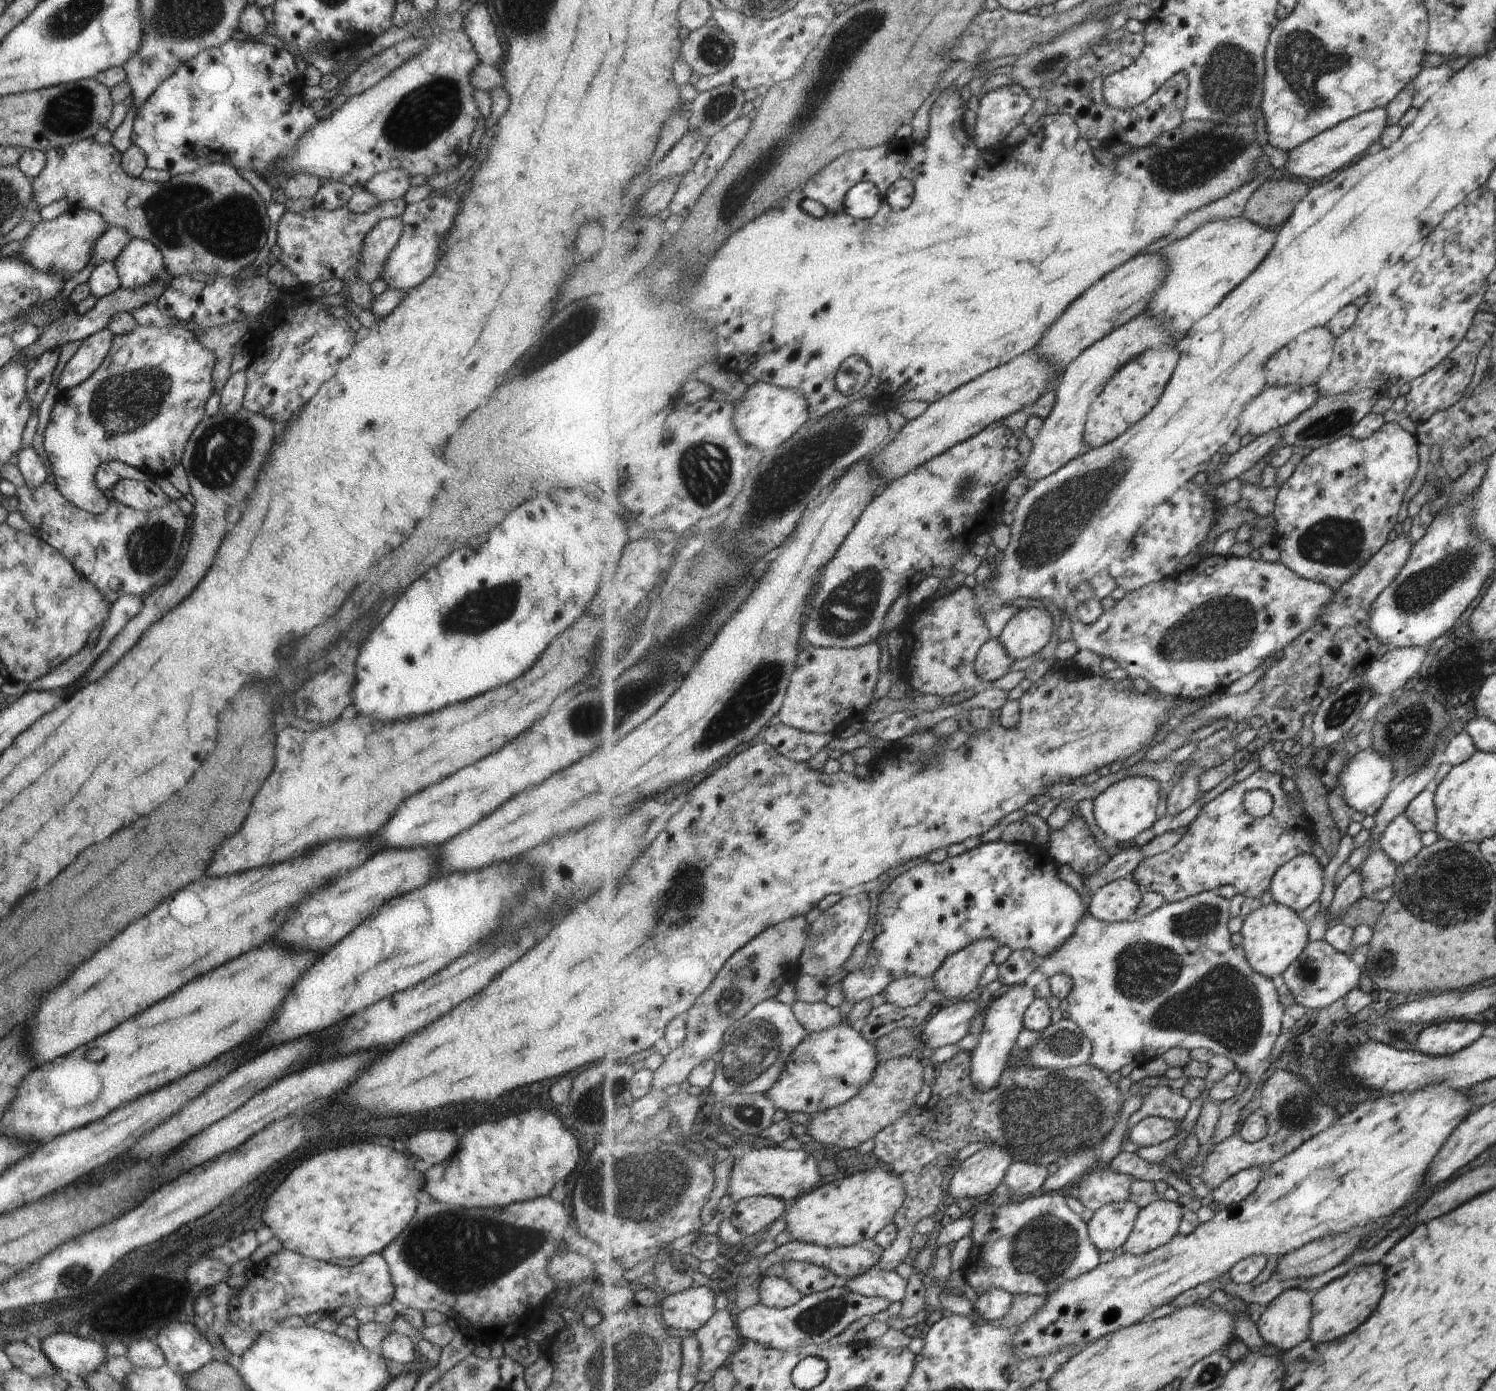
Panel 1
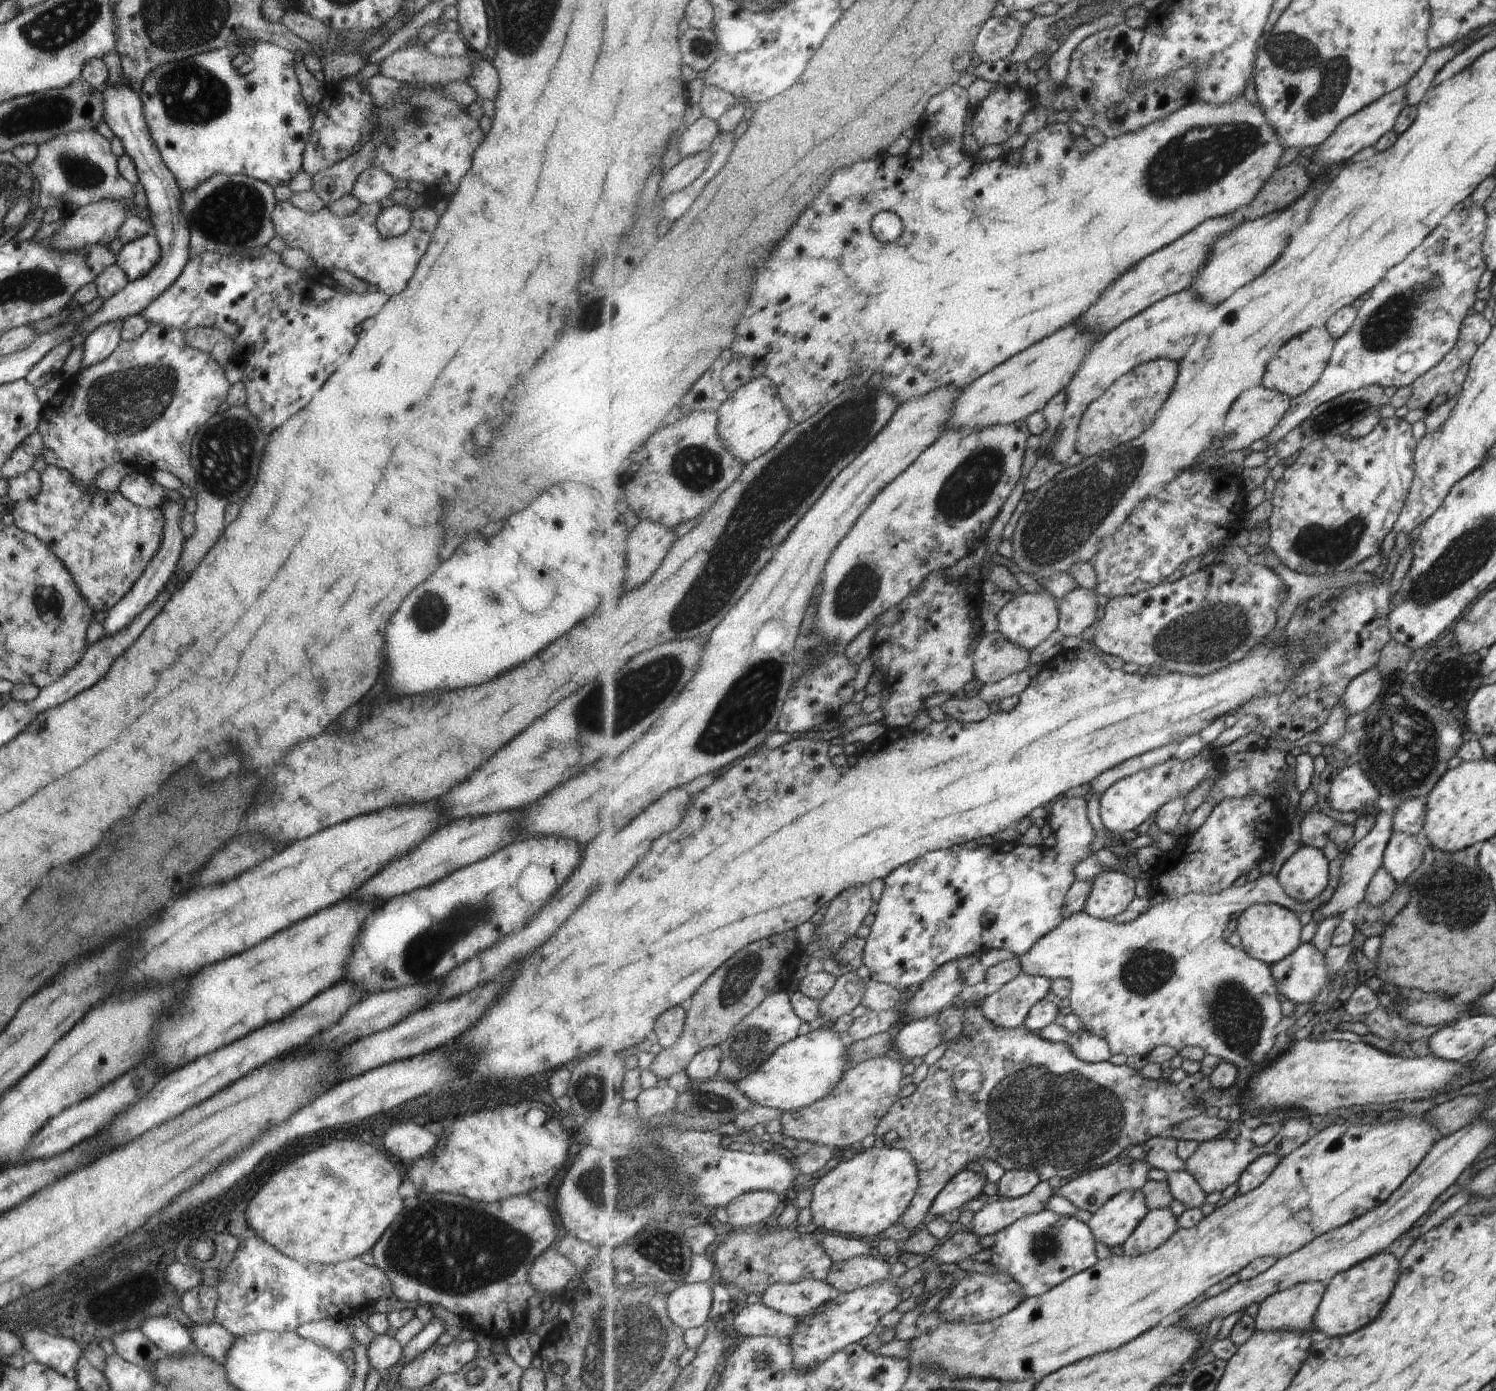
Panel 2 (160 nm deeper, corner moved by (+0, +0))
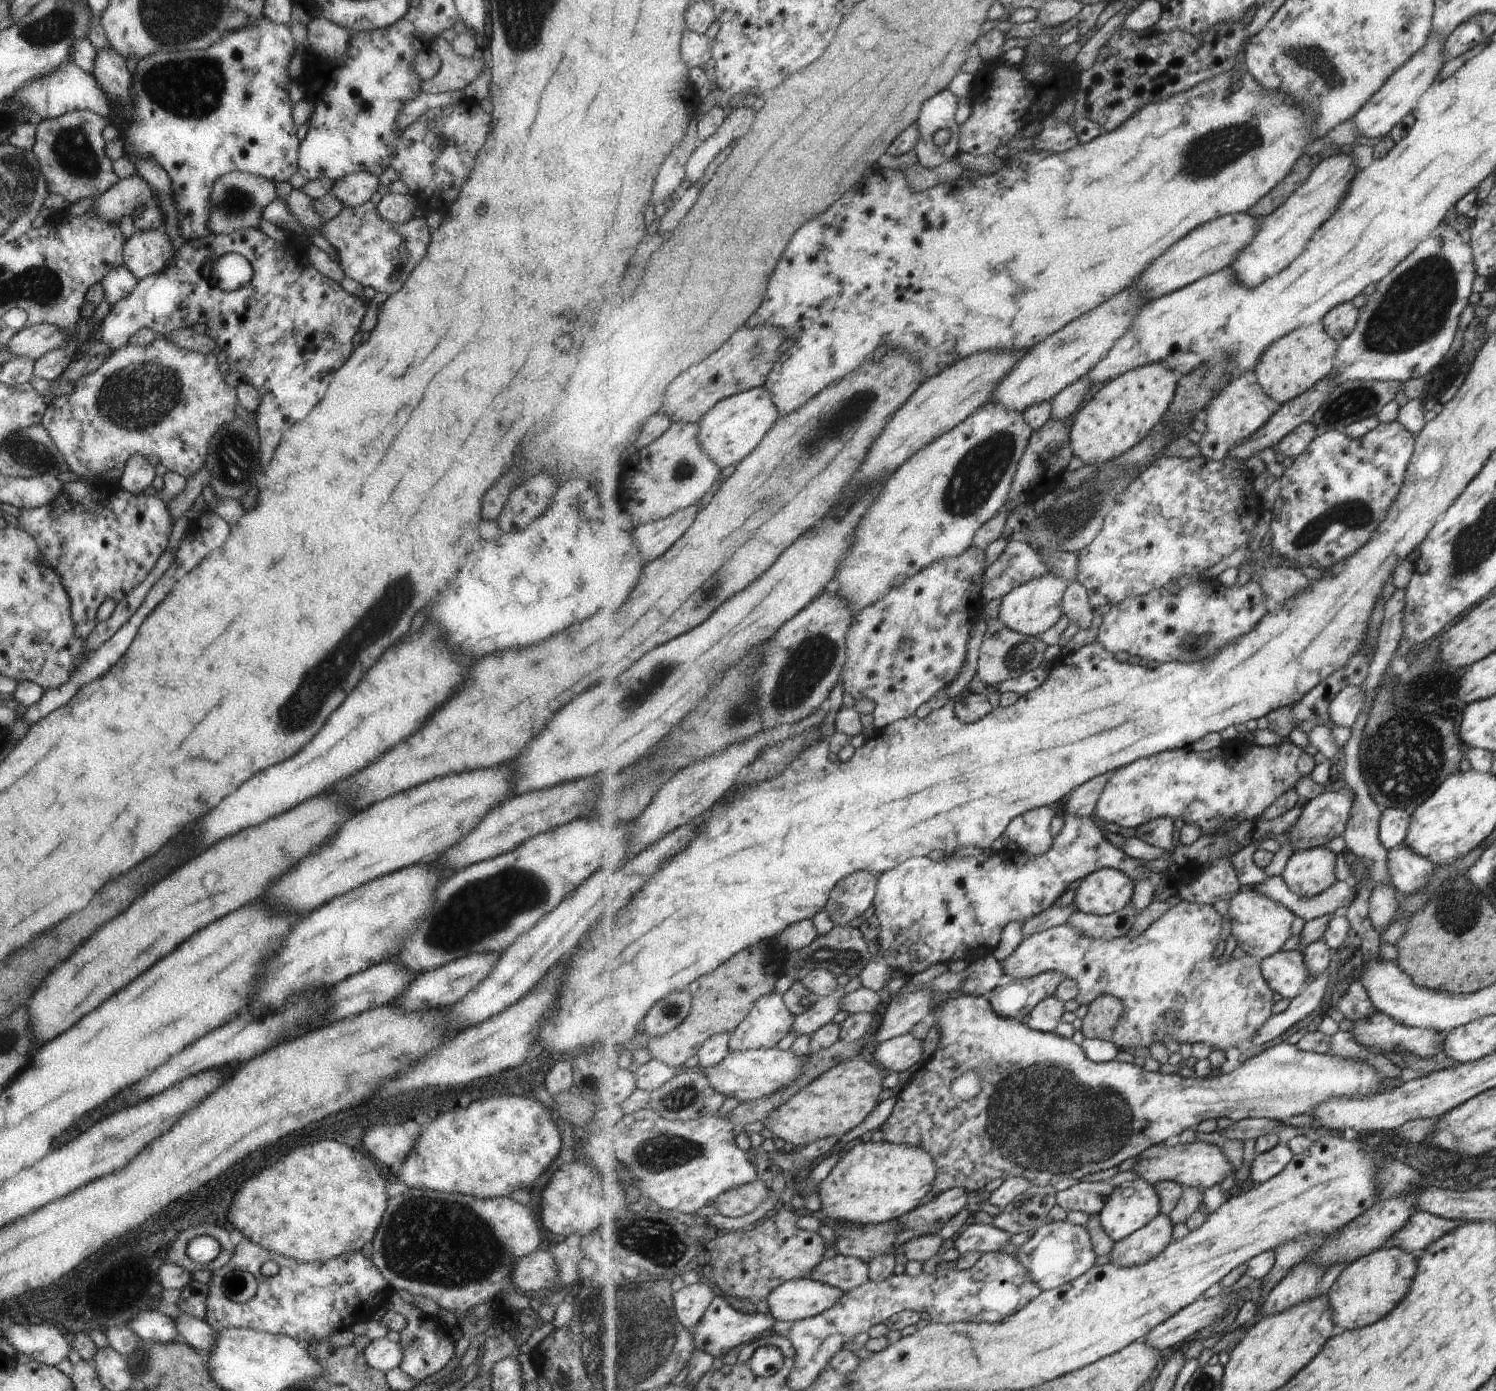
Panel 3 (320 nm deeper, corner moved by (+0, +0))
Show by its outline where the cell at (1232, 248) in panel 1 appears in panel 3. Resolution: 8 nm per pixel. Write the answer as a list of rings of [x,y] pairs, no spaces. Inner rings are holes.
[[[1348,151],[1336,152],[1326,159],[1317,161],[1314,172],[1307,182],[1294,192],[1281,208],[1261,219],[1262,226],[1254,241],[1243,250],[1232,266],[1240,283],[1257,288],[1269,278],[1289,268],[1302,256],[1315,232],[1318,232],[1338,212],[1350,192],[1355,177],[1358,176],[1360,170],[1350,154]]]

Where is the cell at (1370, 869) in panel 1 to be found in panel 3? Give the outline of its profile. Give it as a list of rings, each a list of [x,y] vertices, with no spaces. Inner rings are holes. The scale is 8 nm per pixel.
[[[1374,884],[1370,898],[1370,919],[1376,931],[1385,931],[1396,917],[1395,888],[1387,885]]]

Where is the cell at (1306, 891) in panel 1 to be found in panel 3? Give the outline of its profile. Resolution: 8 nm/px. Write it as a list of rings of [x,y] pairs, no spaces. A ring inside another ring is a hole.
[[[1325,846],[1295,852],[1281,876],[1295,894],[1314,897],[1330,889],[1338,881],[1335,872],[1337,853]]]

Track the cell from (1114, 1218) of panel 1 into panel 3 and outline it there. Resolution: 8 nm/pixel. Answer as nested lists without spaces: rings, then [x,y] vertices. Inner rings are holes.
[[[1145,1179],[1125,1181],[1118,1185],[1109,1196],[1105,1208],[1100,1212],[1103,1228],[1117,1242],[1136,1233],[1153,1222],[1162,1212],[1162,1200],[1158,1190]]]

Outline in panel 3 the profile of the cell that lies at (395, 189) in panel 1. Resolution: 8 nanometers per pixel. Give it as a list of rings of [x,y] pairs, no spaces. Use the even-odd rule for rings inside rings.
[[[361,171],[338,178],[329,189],[329,194],[336,196],[343,207],[359,206],[368,201],[376,191],[378,177],[371,173]]]

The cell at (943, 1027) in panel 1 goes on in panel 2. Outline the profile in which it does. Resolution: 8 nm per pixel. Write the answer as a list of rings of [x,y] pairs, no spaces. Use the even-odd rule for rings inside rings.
[[[935,1017],[911,1021],[898,1032],[891,1054],[903,1061],[909,1061],[917,1056],[921,1058],[929,1054],[930,1050],[935,1050],[942,1043],[943,1036],[944,1029]]]

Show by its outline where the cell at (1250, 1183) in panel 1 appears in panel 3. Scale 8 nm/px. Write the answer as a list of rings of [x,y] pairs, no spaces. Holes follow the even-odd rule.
[[[1287,1144],[1277,1145],[1273,1150],[1266,1153],[1258,1153],[1249,1175],[1253,1182],[1259,1182],[1259,1184],[1267,1182],[1270,1178],[1283,1172],[1294,1155],[1294,1152]]]

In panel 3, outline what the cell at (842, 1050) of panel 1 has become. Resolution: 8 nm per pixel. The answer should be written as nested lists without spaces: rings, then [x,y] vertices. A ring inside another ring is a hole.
[[[777,1048],[733,1051],[718,1065],[701,1070],[715,1090],[727,1098],[736,1099],[739,1103],[748,1103],[789,1086],[789,1083],[792,1083],[802,1073],[802,1066],[809,1055],[811,1053],[795,1056],[789,1050],[780,1051]]]

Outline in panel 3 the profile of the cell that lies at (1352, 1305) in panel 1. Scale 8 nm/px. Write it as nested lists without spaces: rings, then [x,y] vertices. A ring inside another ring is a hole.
[[[1381,1247],[1351,1262],[1330,1288],[1330,1305],[1334,1321],[1347,1330],[1371,1326],[1385,1318],[1411,1290],[1417,1270],[1416,1254],[1405,1253],[1397,1247]]]

